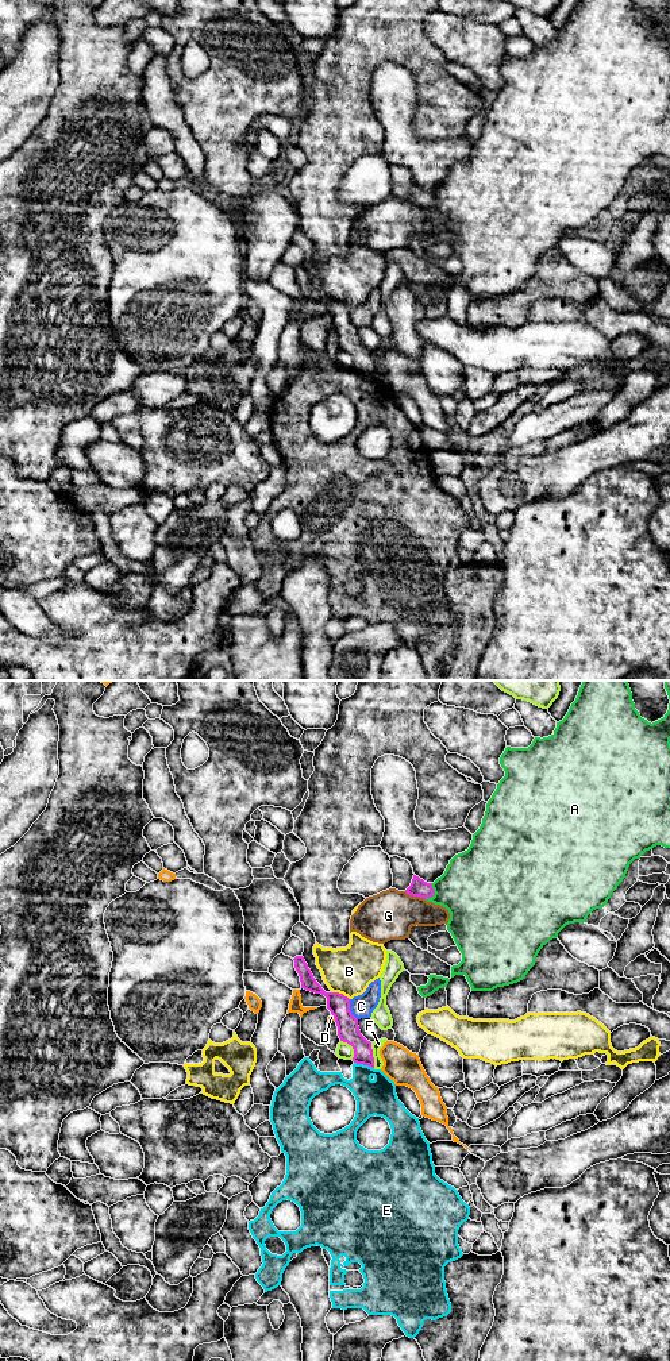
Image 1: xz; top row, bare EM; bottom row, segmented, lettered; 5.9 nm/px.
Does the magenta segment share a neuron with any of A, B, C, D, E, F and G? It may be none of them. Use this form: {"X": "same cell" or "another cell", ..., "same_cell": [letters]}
{"A": "another cell", "B": "another cell", "C": "another cell", "D": "another cell", "E": "another cell", "F": "another cell", "G": "another cell", "same_cell": []}

